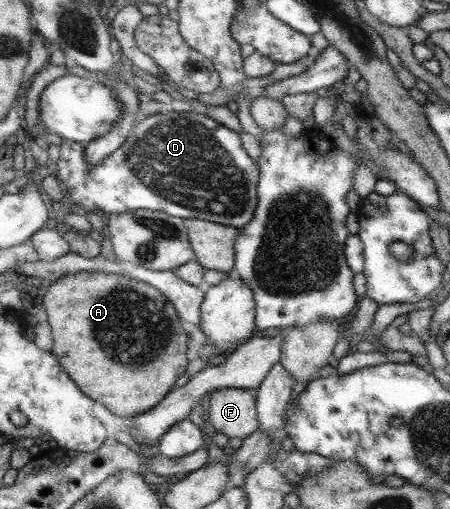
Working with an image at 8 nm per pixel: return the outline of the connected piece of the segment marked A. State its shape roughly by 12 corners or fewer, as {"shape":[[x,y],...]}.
{"shape":[[82,271],[44,297],[52,354],[119,417],[184,375],[188,328],[152,285]]}

